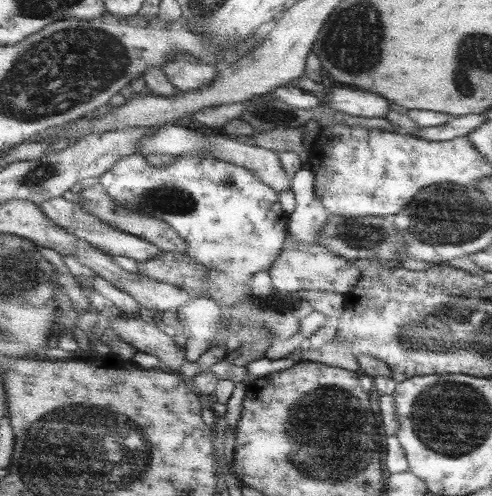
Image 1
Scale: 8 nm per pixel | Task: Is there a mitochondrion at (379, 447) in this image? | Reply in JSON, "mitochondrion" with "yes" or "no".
{"mitochondrion":"no"}

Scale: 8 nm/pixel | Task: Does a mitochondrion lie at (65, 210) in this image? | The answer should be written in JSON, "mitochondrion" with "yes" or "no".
{"mitochondrion":"no"}

